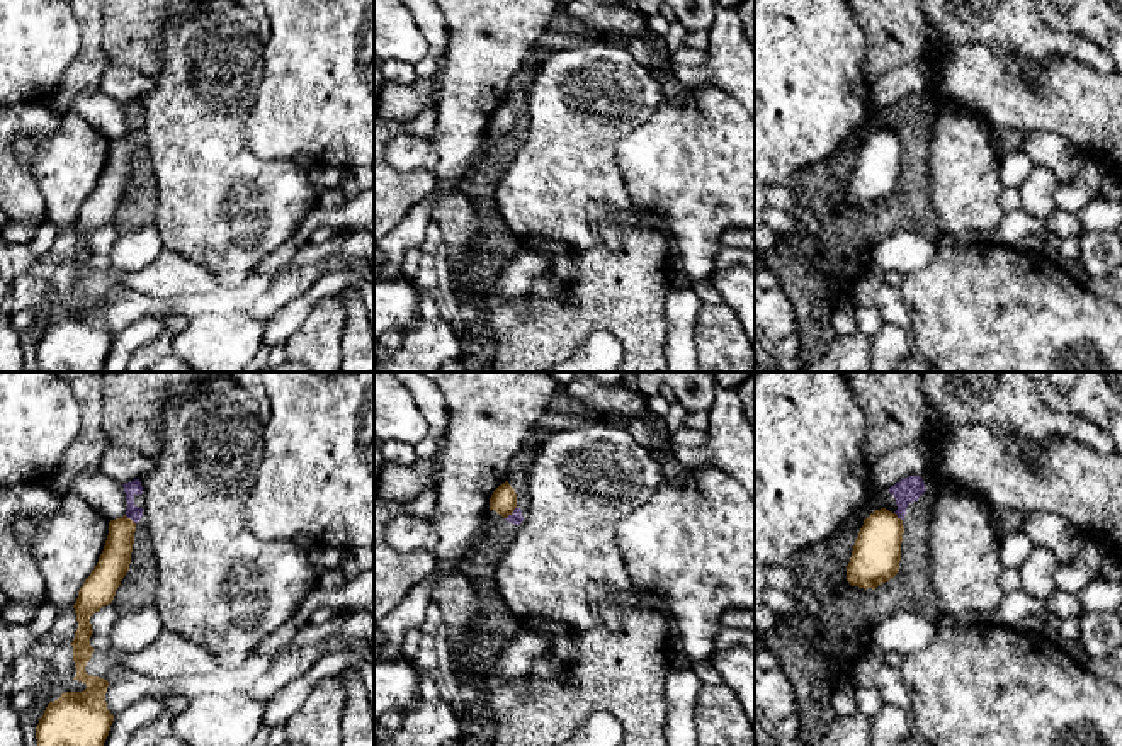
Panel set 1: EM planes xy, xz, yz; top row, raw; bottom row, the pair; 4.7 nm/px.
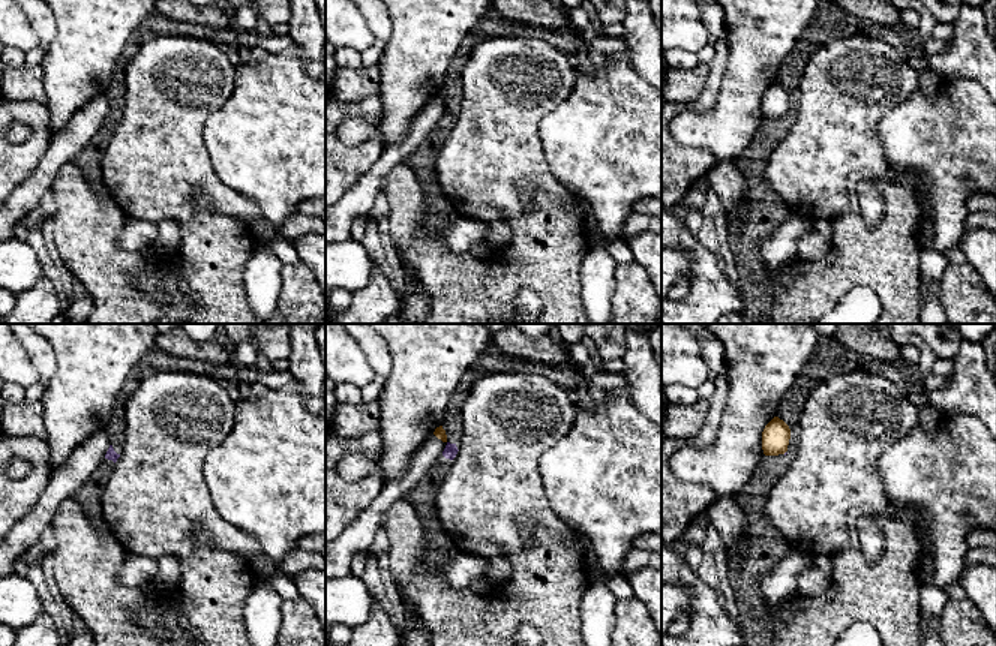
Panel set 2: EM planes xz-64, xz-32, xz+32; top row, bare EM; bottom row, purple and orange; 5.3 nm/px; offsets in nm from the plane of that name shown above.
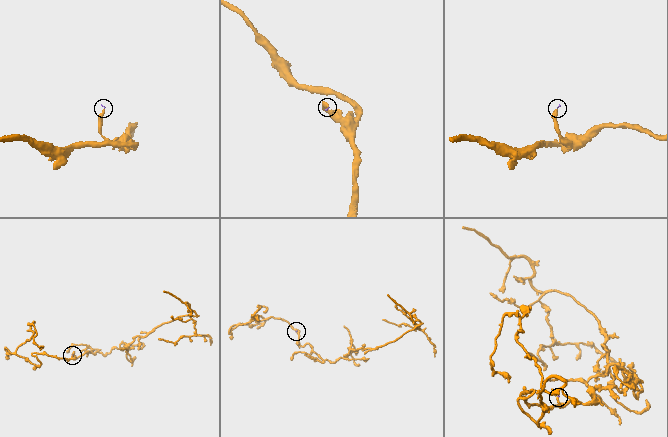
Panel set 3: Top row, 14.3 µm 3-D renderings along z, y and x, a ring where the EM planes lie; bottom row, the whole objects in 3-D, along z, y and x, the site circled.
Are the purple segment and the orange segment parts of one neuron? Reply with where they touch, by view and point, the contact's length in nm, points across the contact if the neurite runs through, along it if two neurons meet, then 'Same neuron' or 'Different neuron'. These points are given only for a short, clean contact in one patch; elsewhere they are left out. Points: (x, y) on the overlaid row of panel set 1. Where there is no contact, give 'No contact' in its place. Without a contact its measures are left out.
Touches purple at xz (512, 514). Shared border 80 nm. Boundary: xz (515, 507), (505, 519). Different neuron

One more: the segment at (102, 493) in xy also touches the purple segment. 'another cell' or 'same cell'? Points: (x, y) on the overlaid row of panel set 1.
another cell

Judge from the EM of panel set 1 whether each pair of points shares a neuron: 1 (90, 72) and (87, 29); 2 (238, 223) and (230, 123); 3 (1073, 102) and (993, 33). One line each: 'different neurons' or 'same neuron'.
1: same neuron
2: same neuron
3: different neurons

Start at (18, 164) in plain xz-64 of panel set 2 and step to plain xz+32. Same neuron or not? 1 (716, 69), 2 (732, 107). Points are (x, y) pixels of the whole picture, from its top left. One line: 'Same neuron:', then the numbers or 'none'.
Same neuron: 1

